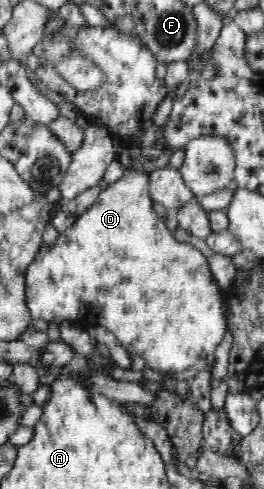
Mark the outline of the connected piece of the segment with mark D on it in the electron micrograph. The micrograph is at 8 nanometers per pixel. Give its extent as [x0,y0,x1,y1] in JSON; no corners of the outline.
[25,168,227,374]

